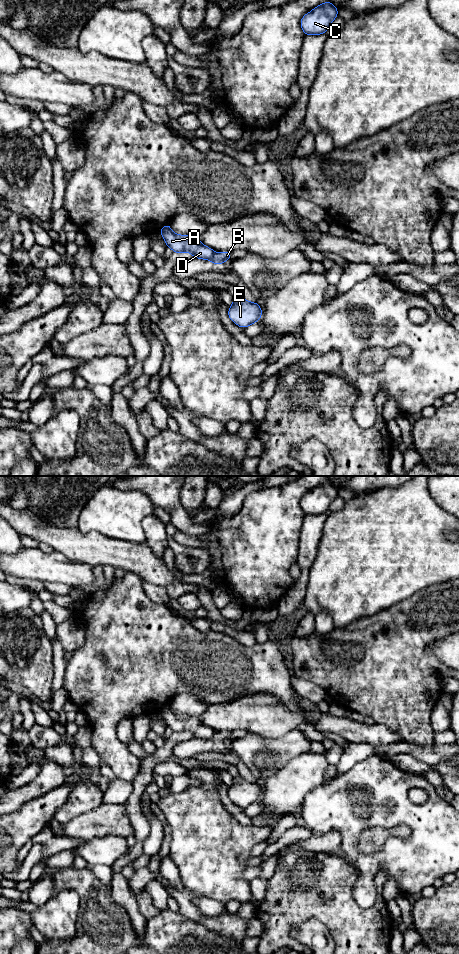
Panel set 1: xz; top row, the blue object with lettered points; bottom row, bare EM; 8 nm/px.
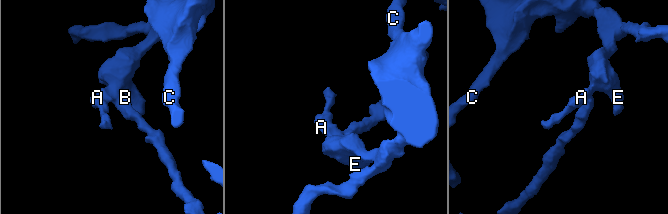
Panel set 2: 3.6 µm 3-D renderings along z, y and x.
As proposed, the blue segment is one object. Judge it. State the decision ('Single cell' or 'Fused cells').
Fused cells

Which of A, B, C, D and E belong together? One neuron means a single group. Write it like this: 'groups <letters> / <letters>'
groups A C D E / B

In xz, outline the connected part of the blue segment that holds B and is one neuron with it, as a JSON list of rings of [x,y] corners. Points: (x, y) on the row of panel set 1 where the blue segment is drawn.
[[[232,252],[215,253],[210,261],[213,264],[224,264],[227,259],[231,259]]]

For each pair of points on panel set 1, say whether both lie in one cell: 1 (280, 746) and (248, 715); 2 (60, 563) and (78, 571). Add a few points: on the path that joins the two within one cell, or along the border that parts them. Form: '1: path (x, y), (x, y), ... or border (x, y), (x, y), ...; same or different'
1: border (294, 729), (274, 738), (249, 734); different
2: path (64, 567), (68, 571), (74, 571); same

